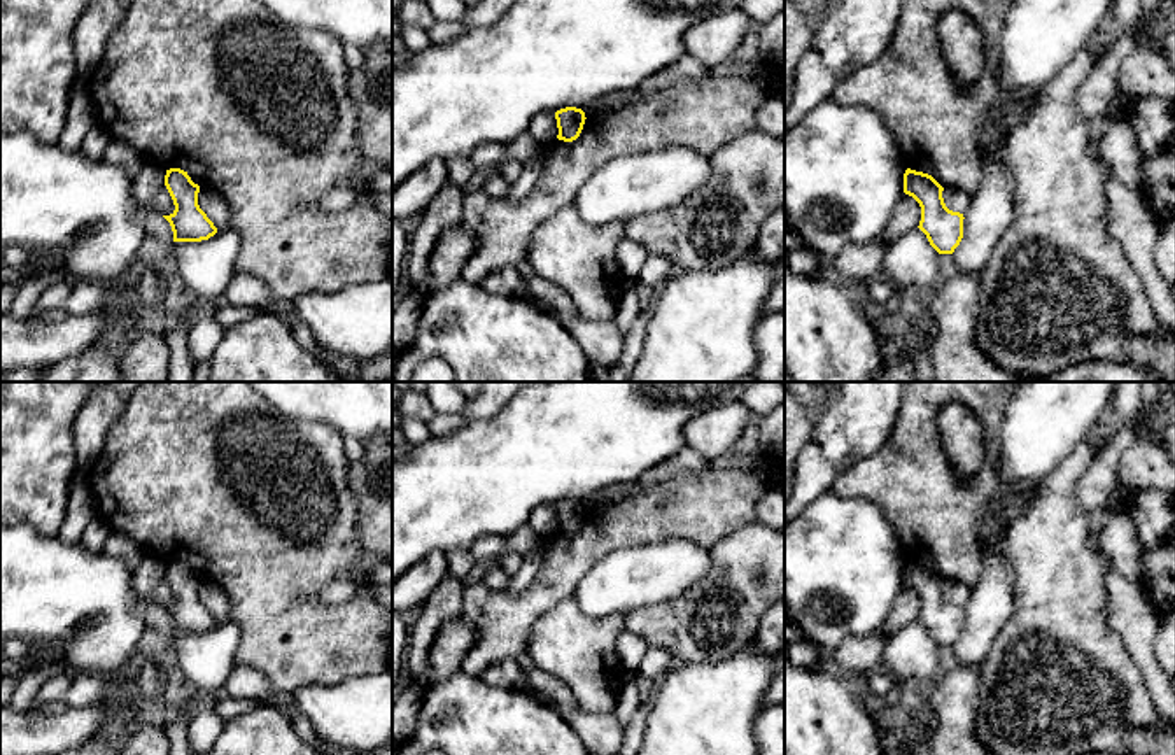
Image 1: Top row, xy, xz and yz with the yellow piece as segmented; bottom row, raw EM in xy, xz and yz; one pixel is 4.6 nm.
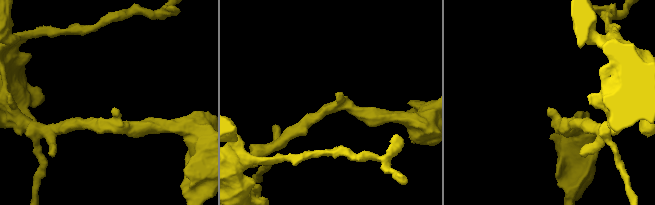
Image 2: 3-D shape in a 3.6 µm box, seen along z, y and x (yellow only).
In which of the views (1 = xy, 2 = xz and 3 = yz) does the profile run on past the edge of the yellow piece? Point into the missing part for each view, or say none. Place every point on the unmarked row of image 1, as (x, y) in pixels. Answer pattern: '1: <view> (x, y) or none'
1: none
2: none
3: none

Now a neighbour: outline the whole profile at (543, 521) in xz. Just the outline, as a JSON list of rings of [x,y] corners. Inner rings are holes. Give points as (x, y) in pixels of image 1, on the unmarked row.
[[[548,505],[538,506],[529,515],[527,522],[538,536],[550,536],[557,533],[559,527],[557,512],[552,510]]]

